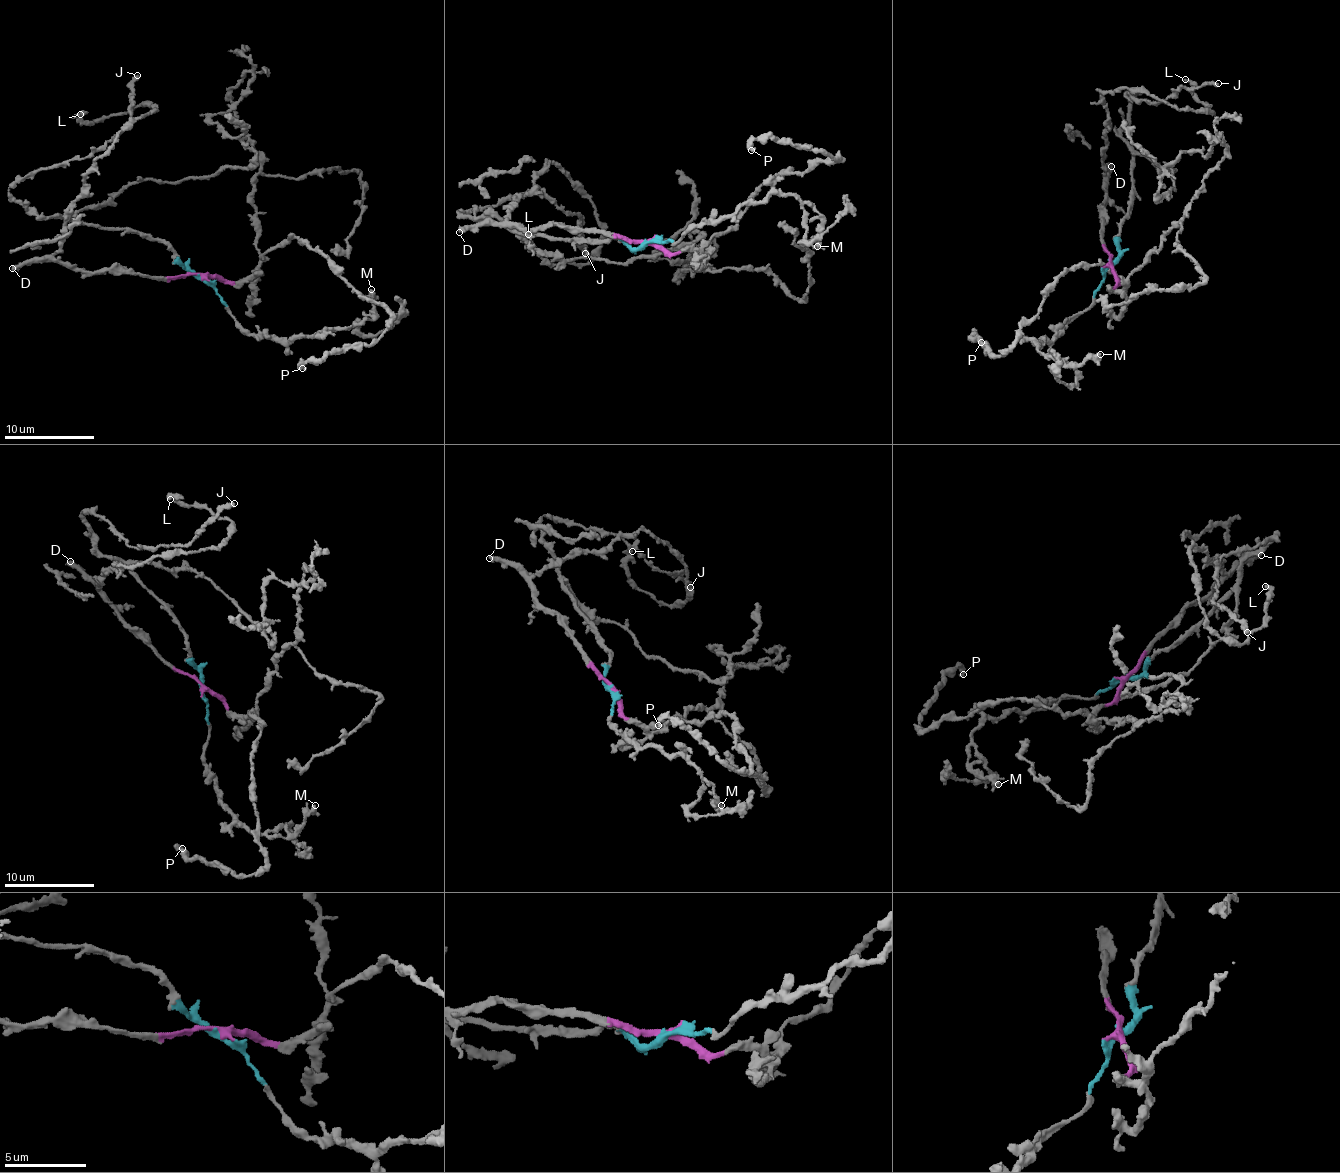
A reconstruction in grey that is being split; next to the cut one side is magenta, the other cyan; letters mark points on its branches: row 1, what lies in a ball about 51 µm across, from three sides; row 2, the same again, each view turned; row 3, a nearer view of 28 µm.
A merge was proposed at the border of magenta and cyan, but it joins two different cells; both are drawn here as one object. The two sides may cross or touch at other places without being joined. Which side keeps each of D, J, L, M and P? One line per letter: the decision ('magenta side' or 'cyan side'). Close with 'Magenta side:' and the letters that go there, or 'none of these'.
D: magenta side
J: cyan side
L: magenta side
M: cyan side
P: magenta side
Magenta side: D, L, P

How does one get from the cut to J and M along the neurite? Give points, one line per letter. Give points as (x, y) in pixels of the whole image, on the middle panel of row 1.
J: (648, 242), (633, 247), (620, 237), (524, 235), (495, 217), (457, 212), (539, 193), (578, 215), (586, 254)
M: (648, 242), (672, 242), (697, 226), (717, 225), (746, 203), (794, 194), (819, 213), (817, 246)

